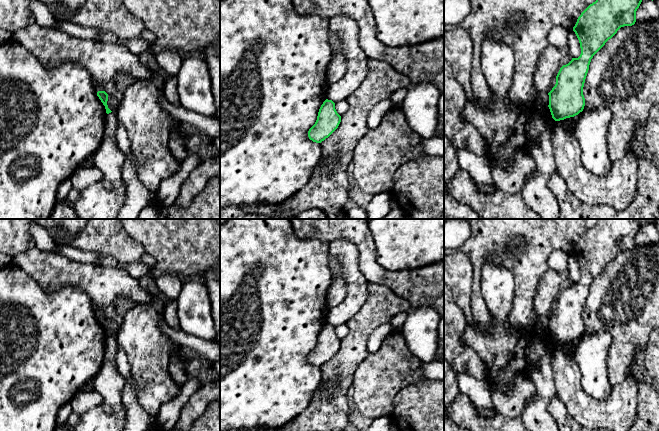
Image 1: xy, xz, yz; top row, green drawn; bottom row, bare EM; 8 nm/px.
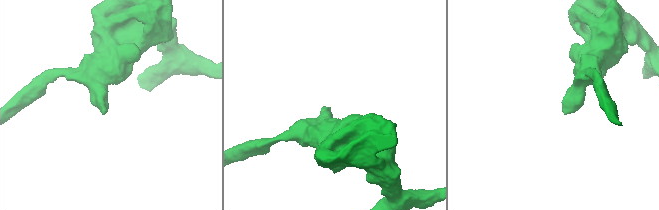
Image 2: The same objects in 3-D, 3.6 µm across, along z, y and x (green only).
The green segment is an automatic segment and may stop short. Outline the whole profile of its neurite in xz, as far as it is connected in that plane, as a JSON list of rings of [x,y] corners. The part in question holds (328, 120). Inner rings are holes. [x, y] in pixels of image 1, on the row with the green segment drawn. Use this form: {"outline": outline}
{"outline": [[[326,99],[319,109],[315,124],[308,131],[309,139],[321,143],[338,128],[340,122],[341,116],[335,109],[335,103]]]}

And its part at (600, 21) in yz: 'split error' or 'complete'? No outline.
complete

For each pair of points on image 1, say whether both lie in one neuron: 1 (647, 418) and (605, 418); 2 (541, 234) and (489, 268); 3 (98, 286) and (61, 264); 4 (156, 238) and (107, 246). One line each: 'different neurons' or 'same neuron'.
1: different neurons
2: different neurons
3: same neuron
4: different neurons

